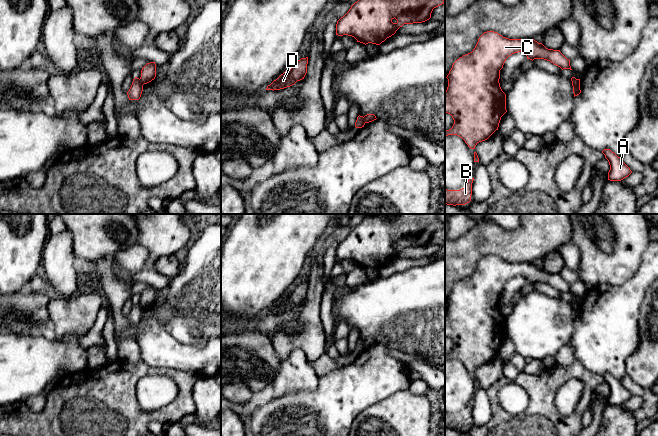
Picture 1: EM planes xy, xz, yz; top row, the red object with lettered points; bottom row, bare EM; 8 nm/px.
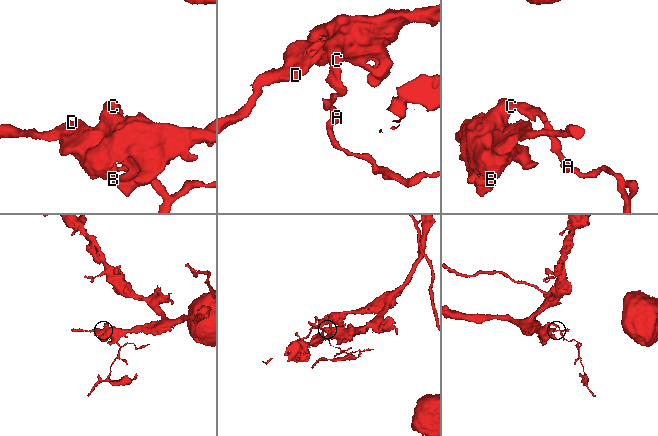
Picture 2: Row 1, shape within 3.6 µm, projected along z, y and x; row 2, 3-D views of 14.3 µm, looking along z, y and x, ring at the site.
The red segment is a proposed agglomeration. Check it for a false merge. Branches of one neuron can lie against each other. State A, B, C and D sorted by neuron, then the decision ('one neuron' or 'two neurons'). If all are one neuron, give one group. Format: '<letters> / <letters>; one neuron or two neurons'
A / B C D; two neurons

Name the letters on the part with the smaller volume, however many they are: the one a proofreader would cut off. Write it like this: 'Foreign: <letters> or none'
Foreign: A

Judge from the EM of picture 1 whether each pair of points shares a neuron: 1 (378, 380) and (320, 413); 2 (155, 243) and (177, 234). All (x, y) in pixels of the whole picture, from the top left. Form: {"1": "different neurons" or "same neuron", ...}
{"1": "same neuron", "2": "same neuron"}

